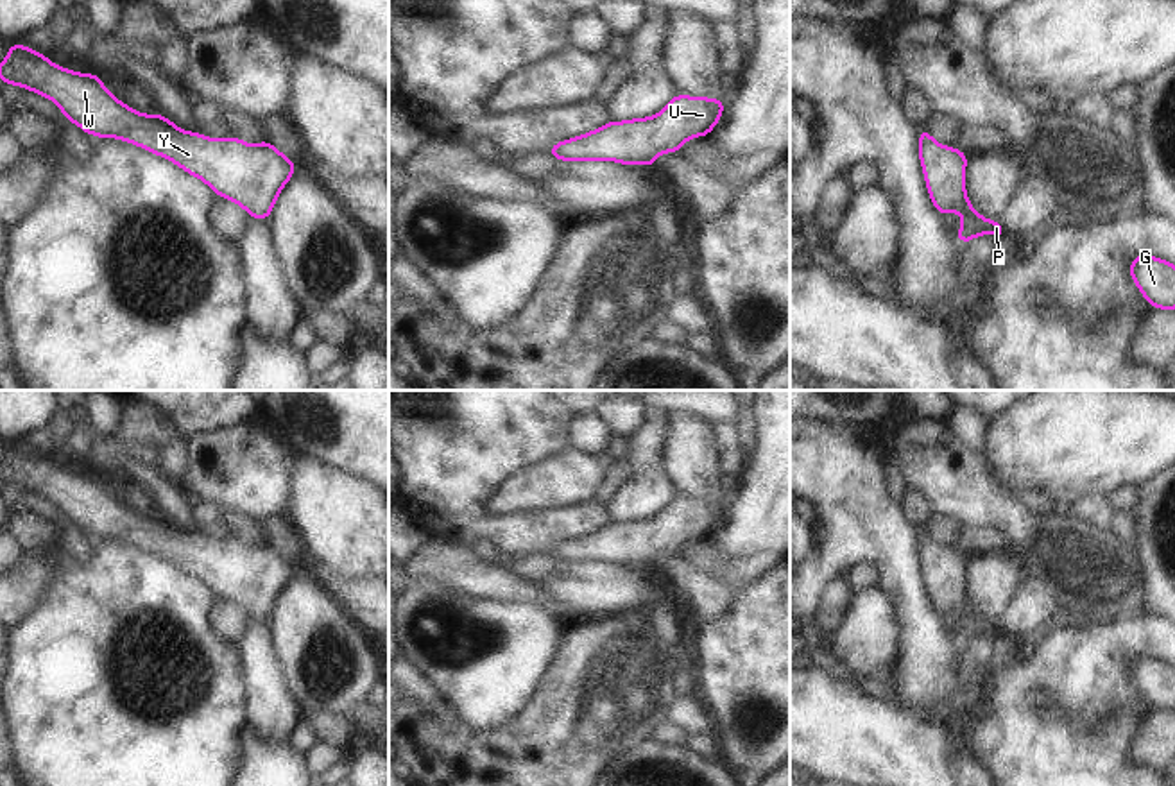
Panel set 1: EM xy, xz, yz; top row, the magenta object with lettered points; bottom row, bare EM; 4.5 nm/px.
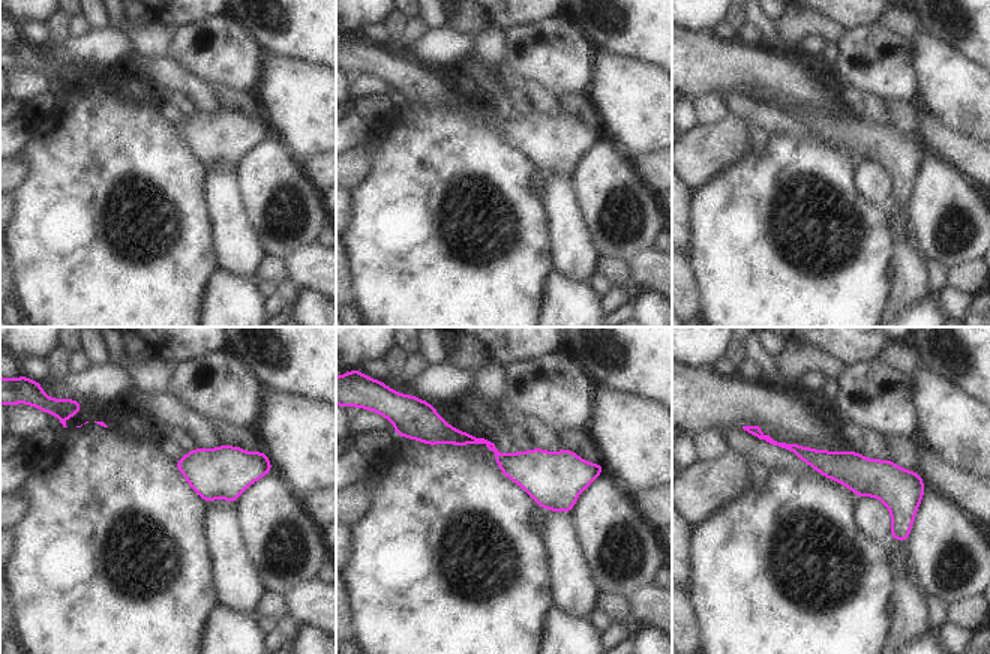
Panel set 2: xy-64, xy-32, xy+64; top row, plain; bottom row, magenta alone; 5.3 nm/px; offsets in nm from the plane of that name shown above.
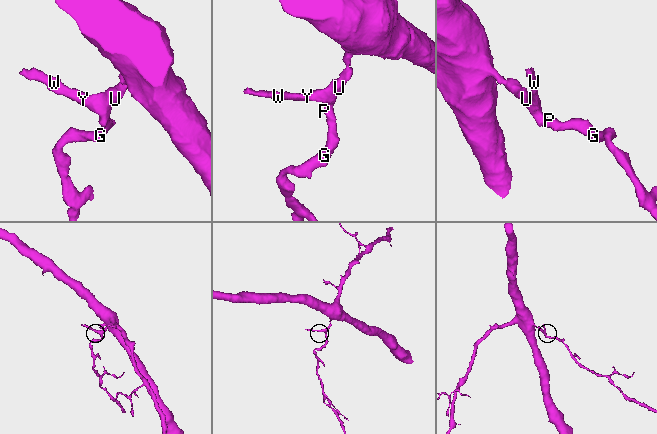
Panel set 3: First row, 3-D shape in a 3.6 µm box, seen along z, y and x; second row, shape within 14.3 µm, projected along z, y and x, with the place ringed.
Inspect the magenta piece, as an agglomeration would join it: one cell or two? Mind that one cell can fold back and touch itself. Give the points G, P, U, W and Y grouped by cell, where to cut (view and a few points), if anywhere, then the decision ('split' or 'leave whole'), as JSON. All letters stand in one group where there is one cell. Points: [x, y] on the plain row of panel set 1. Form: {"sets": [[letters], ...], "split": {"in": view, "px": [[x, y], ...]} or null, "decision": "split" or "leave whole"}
{"sets": [["G", "P", "U", "W", "Y"]], "split": null, "decision": "leave whole"}

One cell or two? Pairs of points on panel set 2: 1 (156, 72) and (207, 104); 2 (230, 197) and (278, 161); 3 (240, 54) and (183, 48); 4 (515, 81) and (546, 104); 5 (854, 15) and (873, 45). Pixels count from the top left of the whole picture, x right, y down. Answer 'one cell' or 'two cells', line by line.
1: one cell
2: two cells
3: one cell
4: one cell
5: two cells

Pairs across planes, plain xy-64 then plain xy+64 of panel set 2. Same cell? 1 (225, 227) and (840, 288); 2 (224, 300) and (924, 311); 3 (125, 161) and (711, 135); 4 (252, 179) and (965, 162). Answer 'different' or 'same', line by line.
1: different
2: same
3: different
4: different

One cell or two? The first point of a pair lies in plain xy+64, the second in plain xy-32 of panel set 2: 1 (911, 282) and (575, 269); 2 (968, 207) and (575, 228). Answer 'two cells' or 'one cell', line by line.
1: one cell
2: two cells

